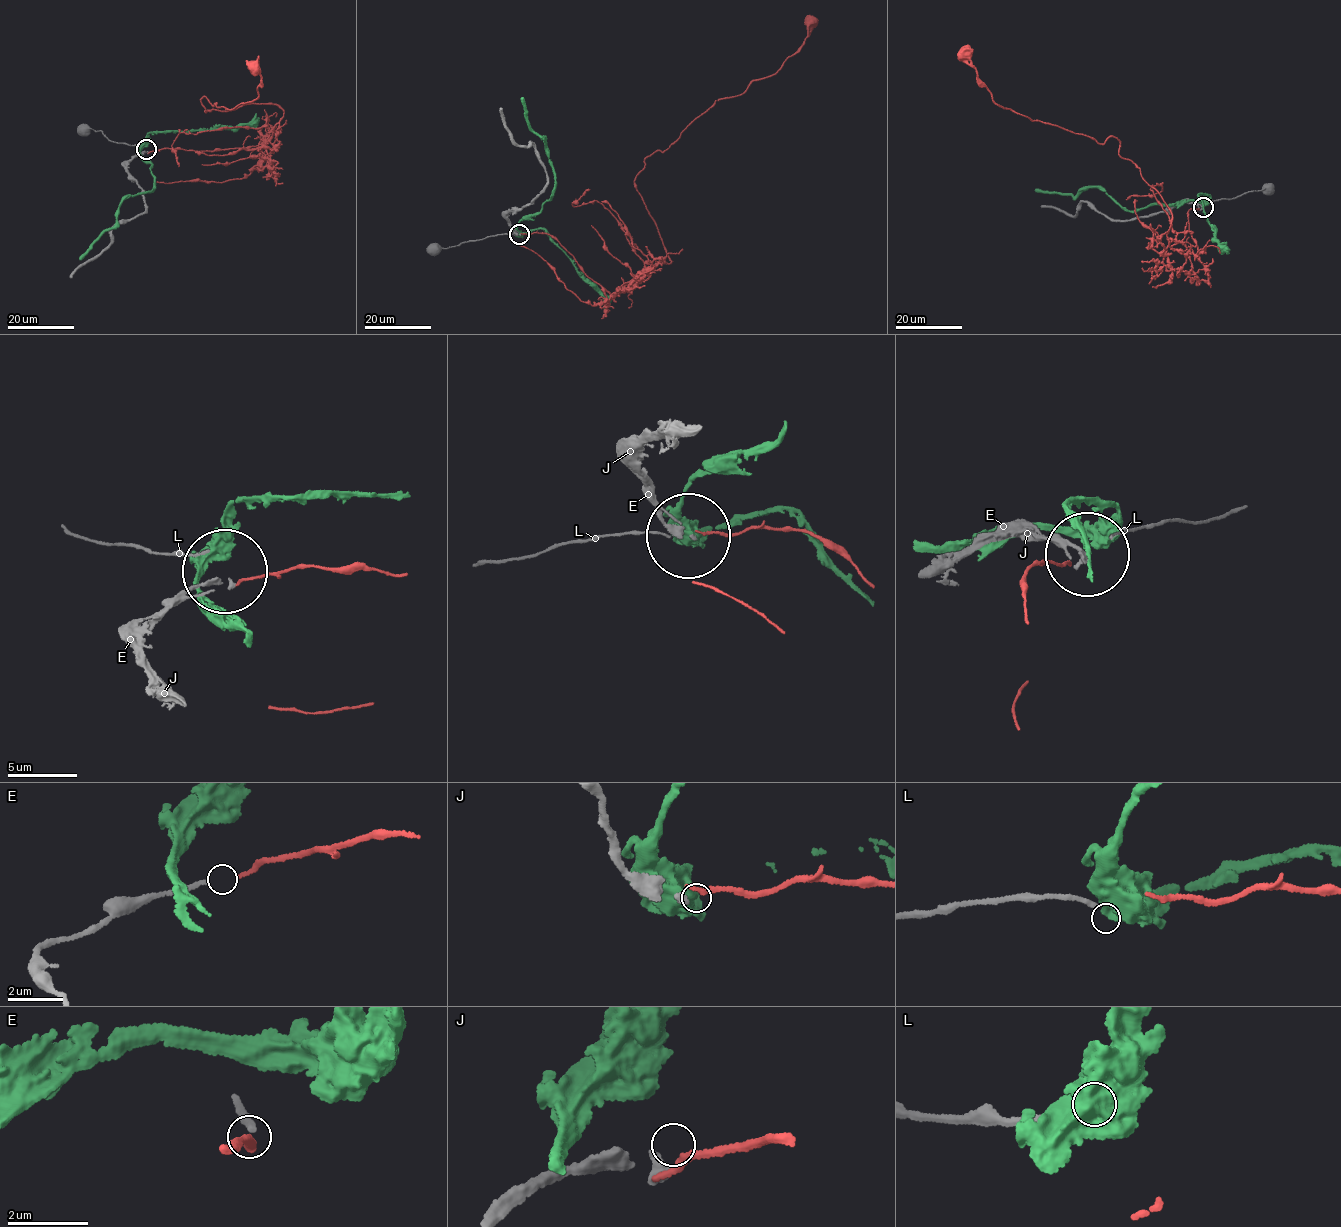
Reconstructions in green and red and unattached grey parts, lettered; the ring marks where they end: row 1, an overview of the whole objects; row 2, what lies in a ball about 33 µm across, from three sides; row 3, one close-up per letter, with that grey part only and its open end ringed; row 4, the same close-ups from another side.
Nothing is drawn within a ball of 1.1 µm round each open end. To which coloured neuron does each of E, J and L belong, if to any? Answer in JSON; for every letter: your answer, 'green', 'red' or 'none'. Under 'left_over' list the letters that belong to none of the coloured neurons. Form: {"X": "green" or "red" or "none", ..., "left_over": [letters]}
{"E": "red", "J": "none", "L": "none", "left_over": ["J", "L"]}

